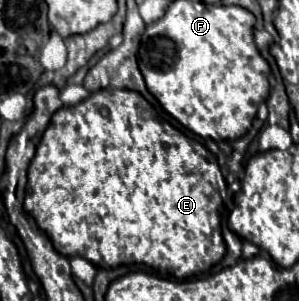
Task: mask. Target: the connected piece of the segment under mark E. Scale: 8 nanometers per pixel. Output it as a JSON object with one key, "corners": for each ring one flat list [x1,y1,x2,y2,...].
{"corners":[[103,88,83,102,75,106,59,108,47,130,43,132,43,138,37,146,37,152,29,164,29,182,27,182,27,194,25,194,25,210,35,218,37,226,51,238,55,250,59,254,73,258,81,256,89,262,95,262,99,268,115,268,121,264,147,264,157,270,171,272,175,278,191,278,203,272,209,272,211,266,215,266,227,252,223,236,221,236,221,216,219,210,223,208,223,200,219,189,228,188,213,152,209,152,201,142,185,136,183,132,175,130,168,122,157,116,157,112,151,108,151,104,135,90,121,90,121,88]]}

